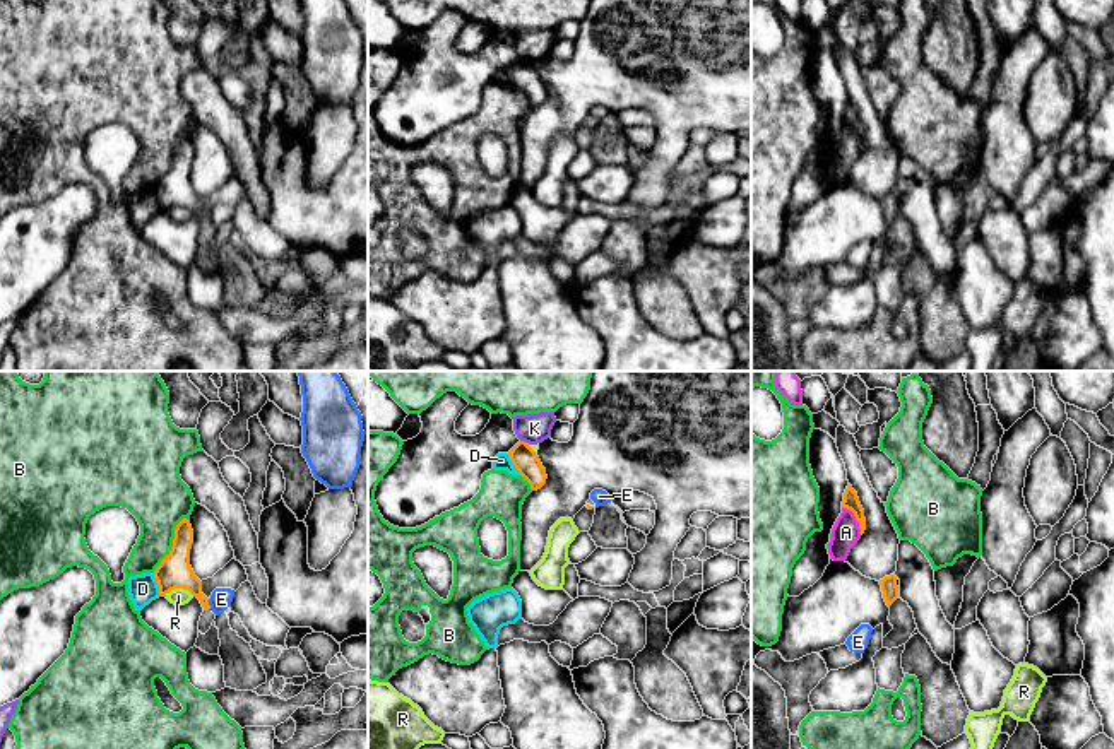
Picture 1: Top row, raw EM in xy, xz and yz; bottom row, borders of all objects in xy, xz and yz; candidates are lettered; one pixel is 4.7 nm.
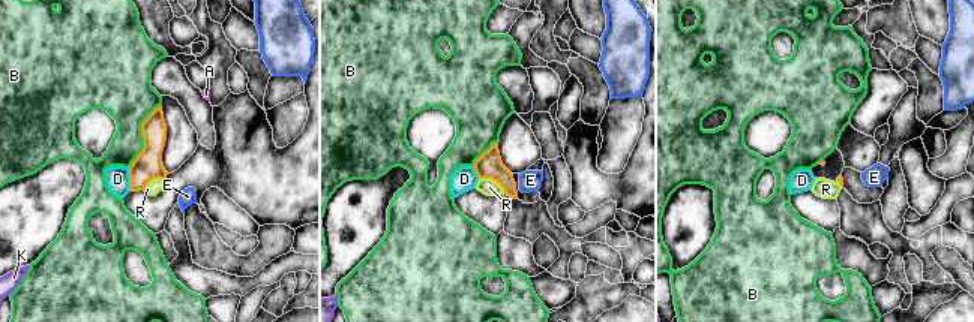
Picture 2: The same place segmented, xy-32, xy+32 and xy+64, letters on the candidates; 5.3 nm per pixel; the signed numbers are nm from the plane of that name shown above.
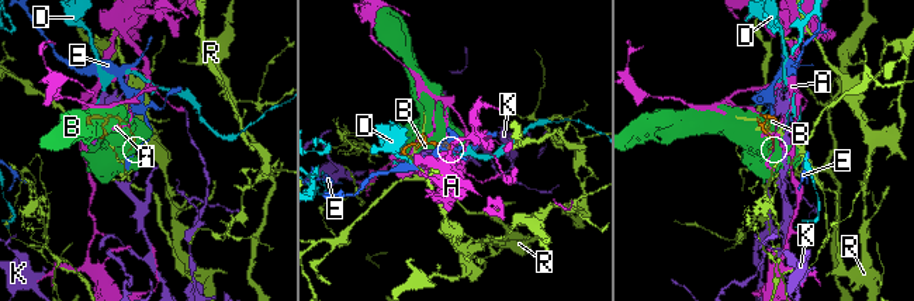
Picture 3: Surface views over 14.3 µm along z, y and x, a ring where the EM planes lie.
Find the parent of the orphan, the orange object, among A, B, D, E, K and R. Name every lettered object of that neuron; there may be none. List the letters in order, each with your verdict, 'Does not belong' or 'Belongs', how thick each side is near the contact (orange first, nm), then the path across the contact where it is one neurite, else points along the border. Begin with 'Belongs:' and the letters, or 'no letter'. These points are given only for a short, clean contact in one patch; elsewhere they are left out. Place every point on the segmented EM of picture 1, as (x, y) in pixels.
Belongs: no letter
A: Does not belong. Thickness 80 nm (orange) against 140 nm
B: Does not belong. Thickness 160 nm (orange) against 280 nm
D: Does not belong. Thickness 160 nm (orange) against 140 nm. Boundary: xy (153, 573), (161, 595)
E: Does not belong. Thickness 160 nm (orange) against 100 nm. Boundary: xy (207, 599), (209, 609)
K: Does not belong. Thickness 120 nm (orange) against 140 nm
R: Does not belong. Thickness 160 nm (orange) against 80 nm

